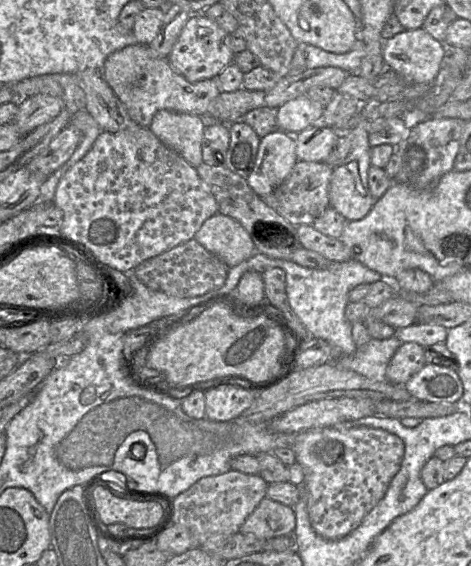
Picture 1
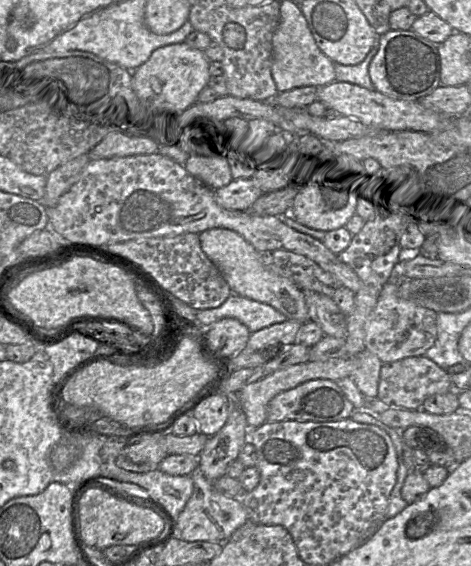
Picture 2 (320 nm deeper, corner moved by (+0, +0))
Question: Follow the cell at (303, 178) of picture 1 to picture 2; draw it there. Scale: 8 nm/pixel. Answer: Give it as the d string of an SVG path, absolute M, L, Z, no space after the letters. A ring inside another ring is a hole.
M253 178L233 180L229 185L214 191L217 204L231 211L247 211L264 193Z

